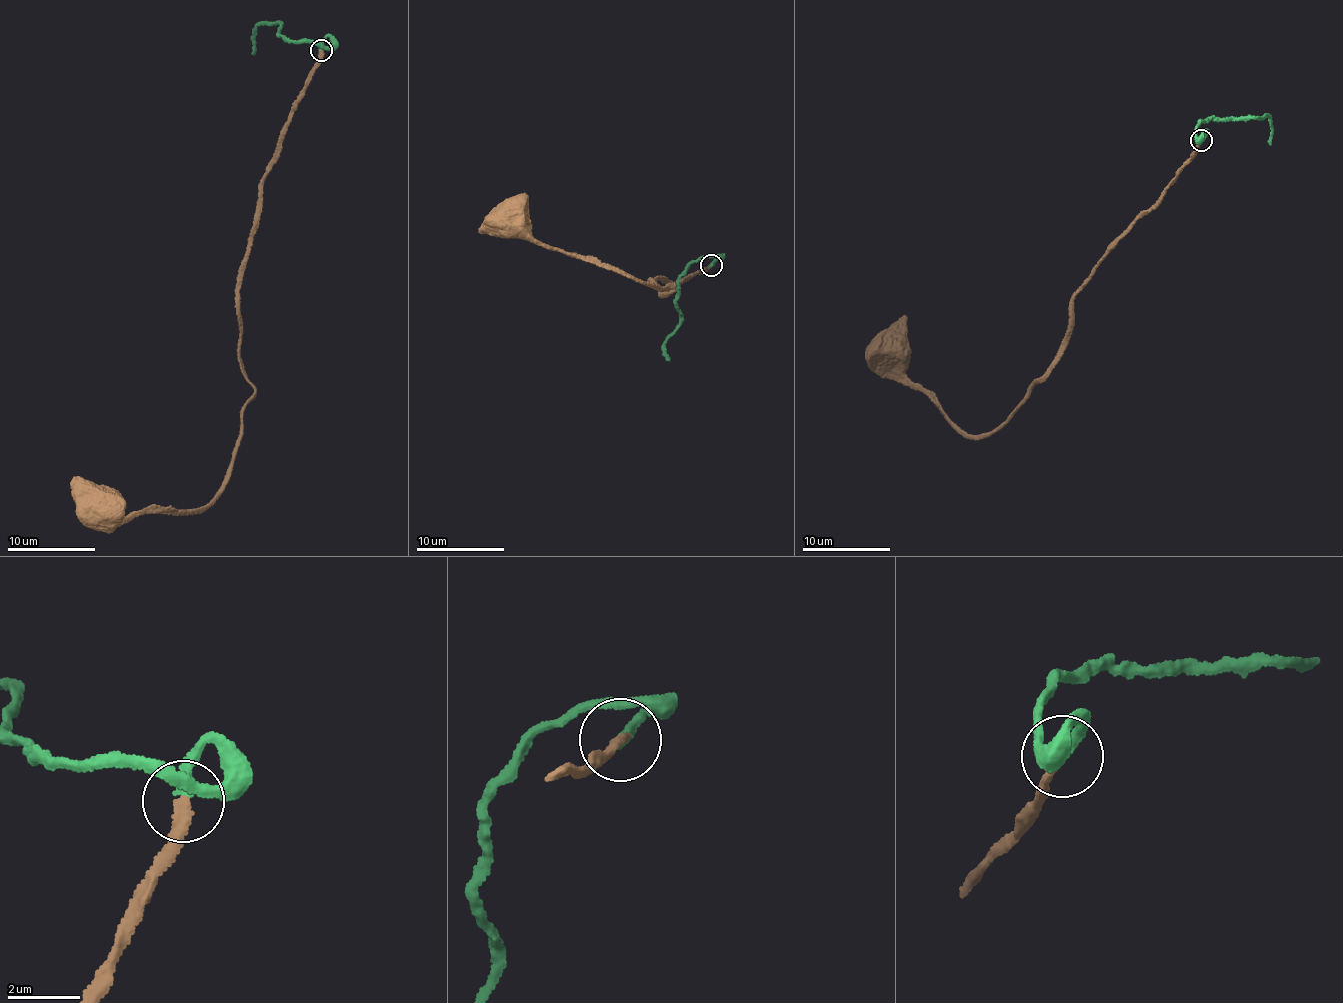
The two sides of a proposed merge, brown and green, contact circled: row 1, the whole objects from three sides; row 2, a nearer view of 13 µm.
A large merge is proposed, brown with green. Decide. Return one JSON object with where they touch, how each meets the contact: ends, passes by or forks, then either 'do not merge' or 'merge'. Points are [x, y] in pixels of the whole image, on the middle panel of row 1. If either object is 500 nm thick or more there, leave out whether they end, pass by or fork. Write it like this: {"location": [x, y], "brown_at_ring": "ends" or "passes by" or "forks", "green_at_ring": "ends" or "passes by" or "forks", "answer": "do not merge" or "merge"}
{"location": [711, 265], "brown_at_ring": "ends", "green_at_ring": "ends", "answer": "merge"}

